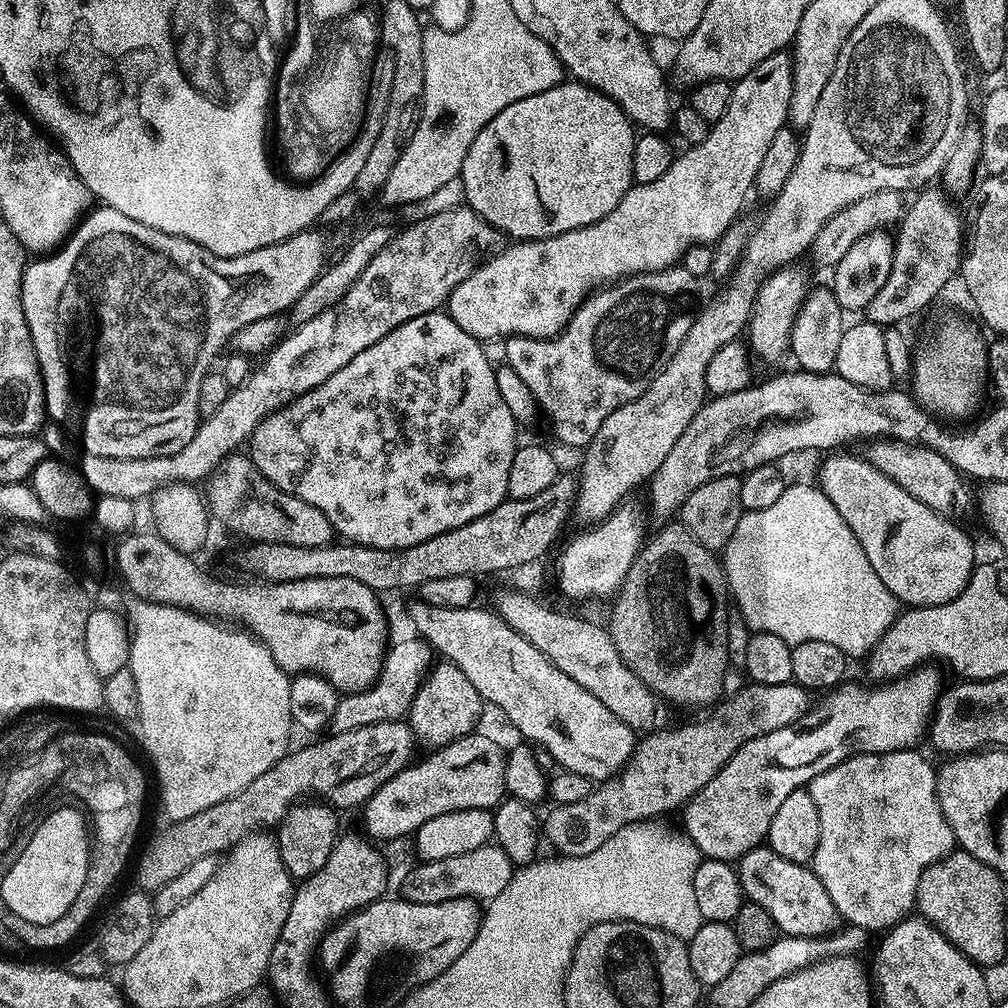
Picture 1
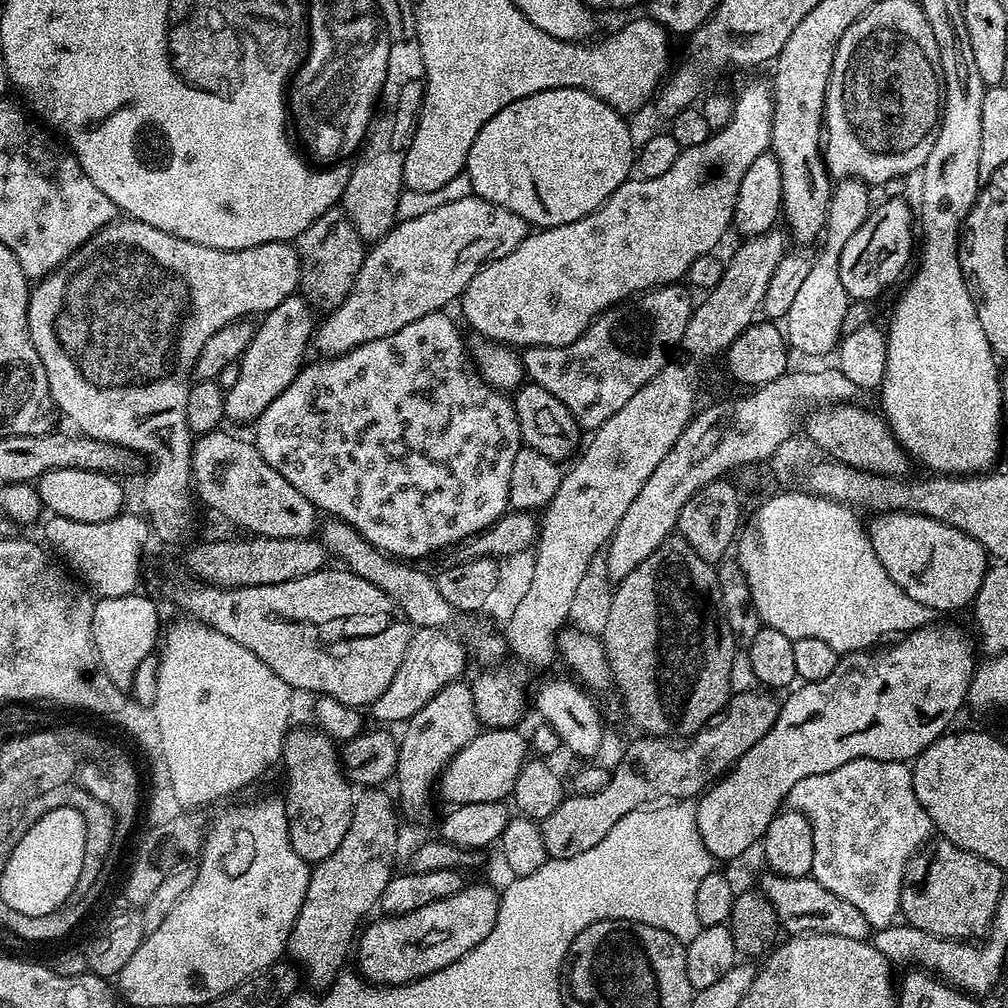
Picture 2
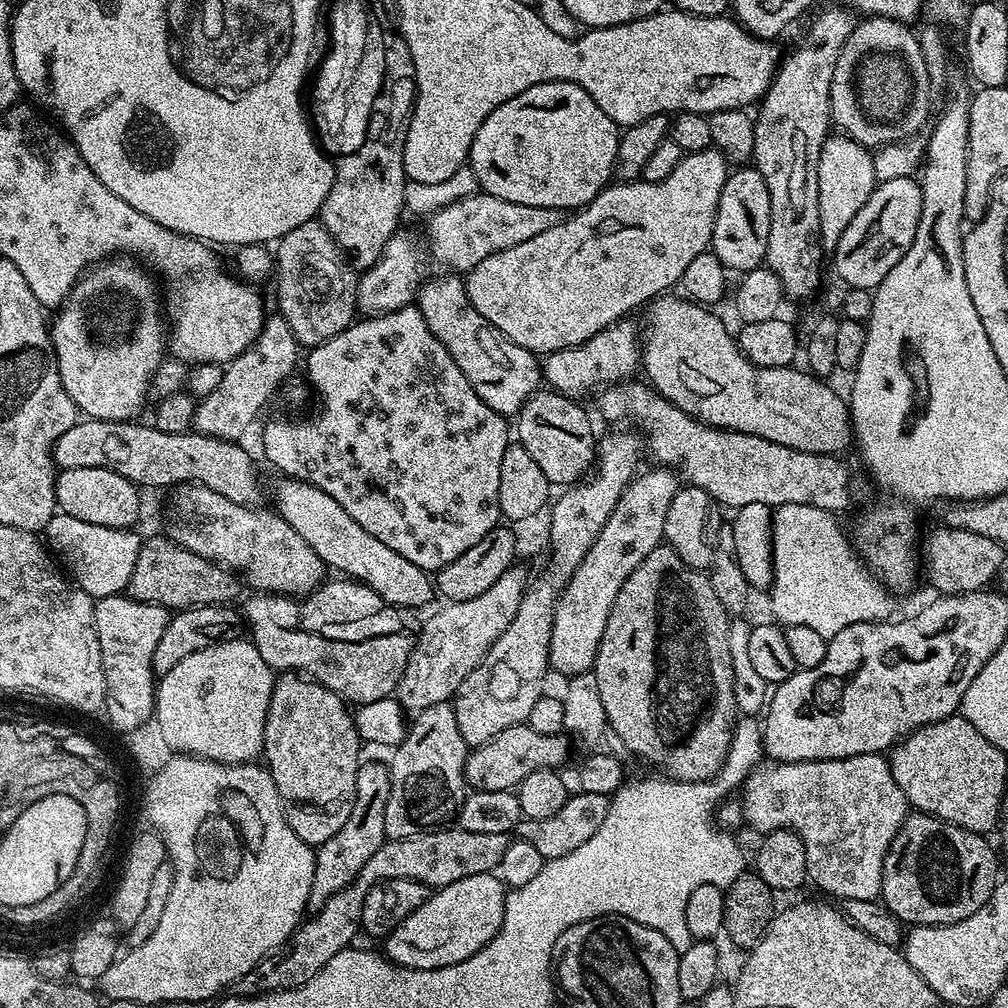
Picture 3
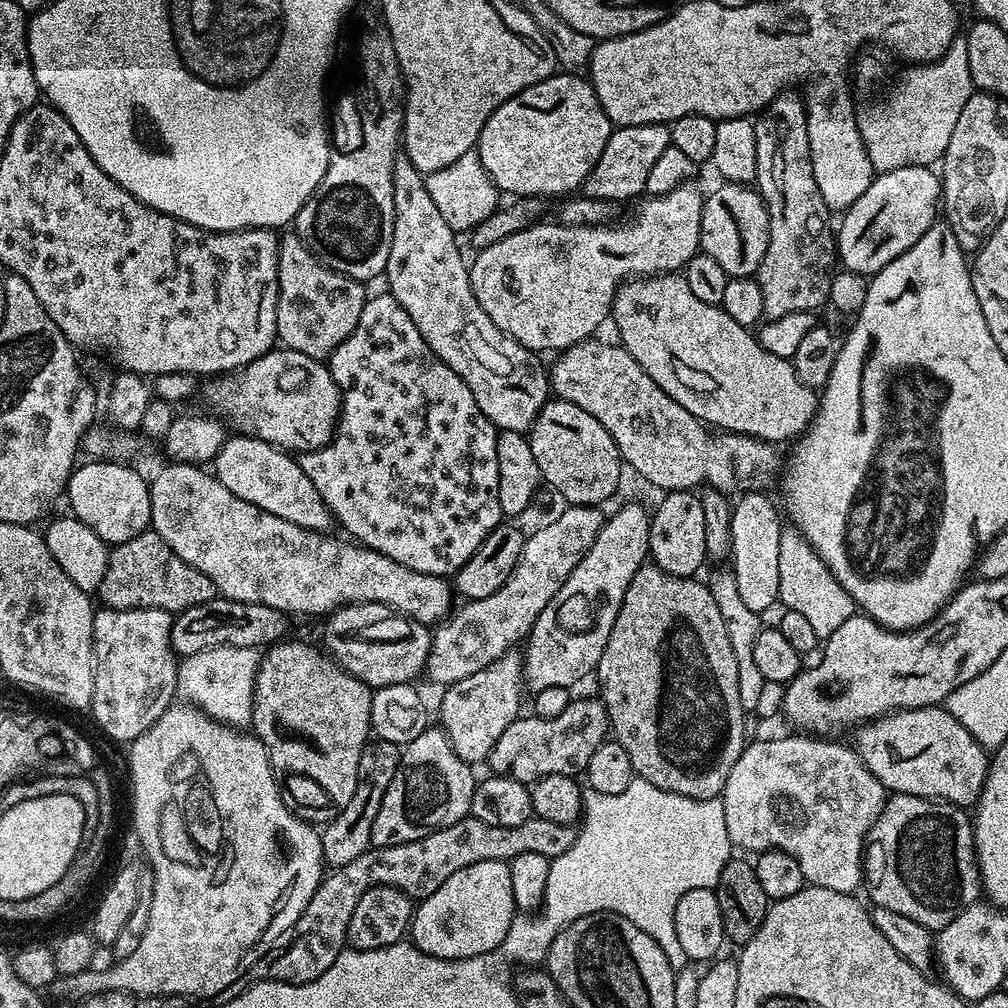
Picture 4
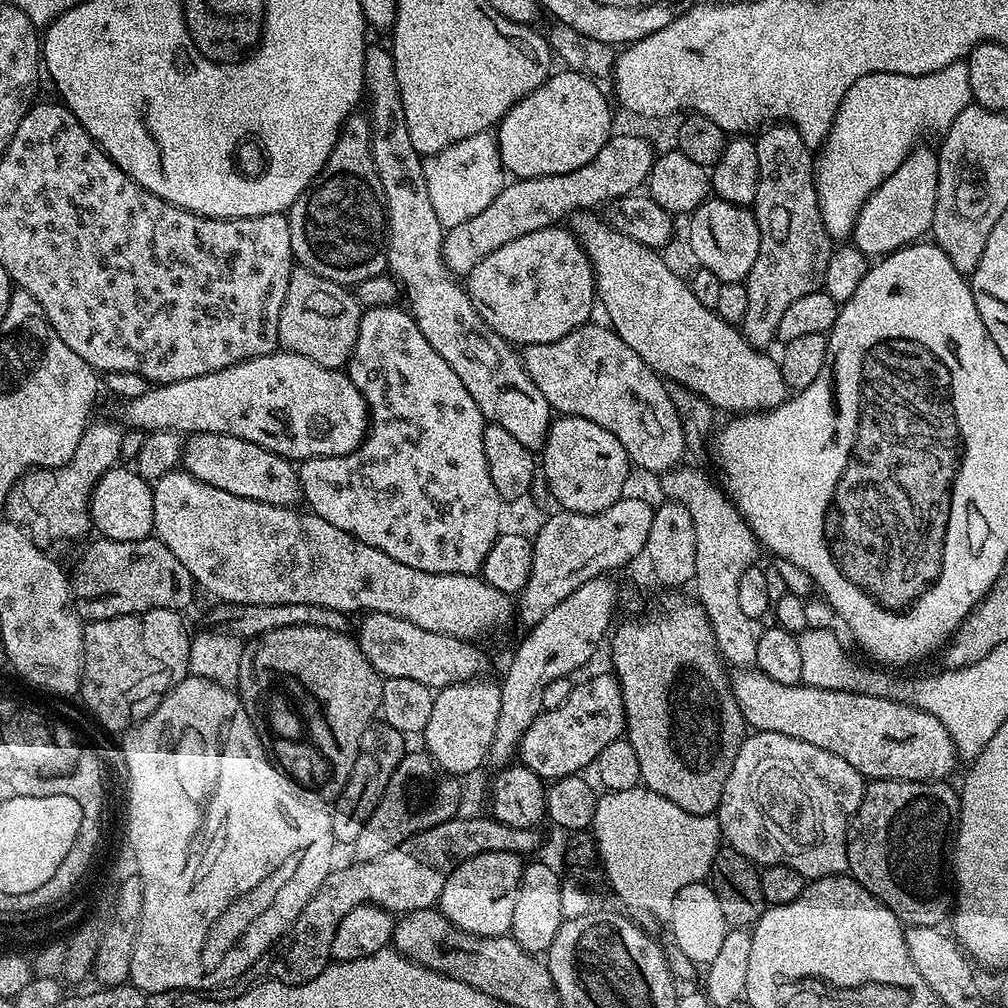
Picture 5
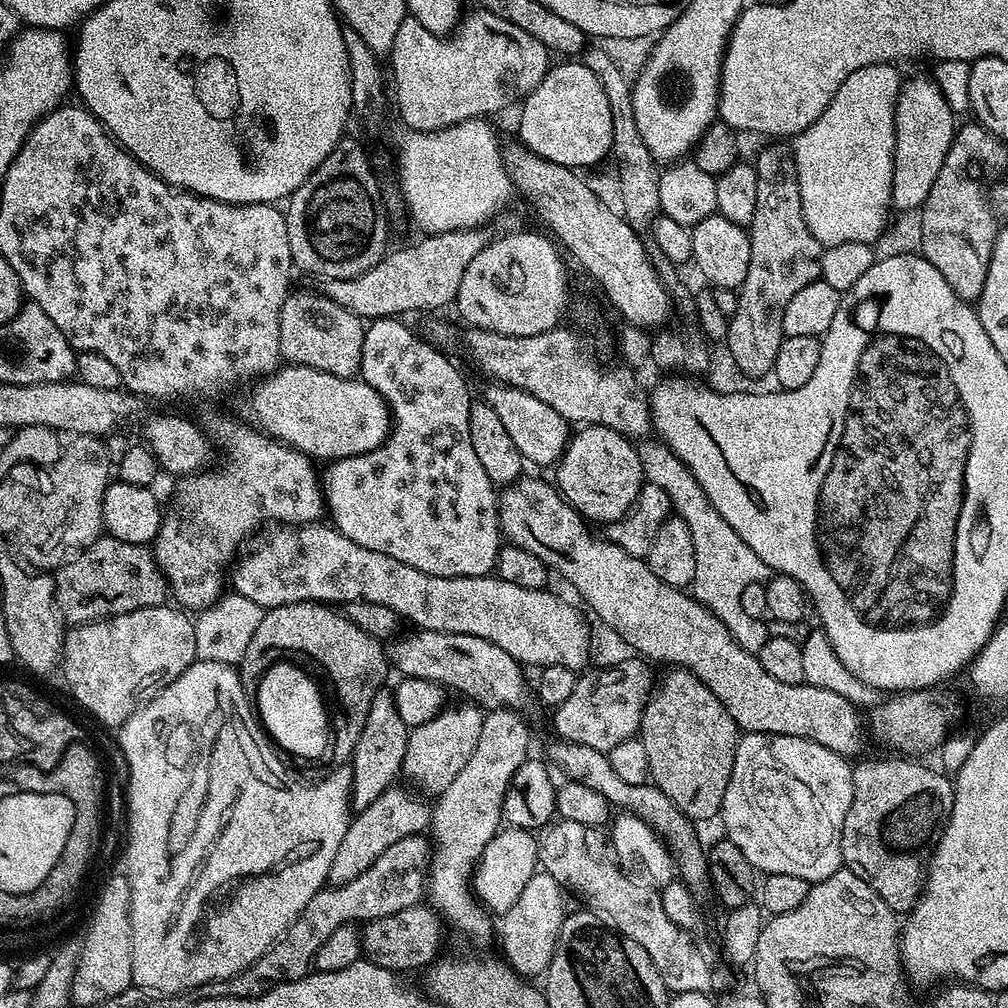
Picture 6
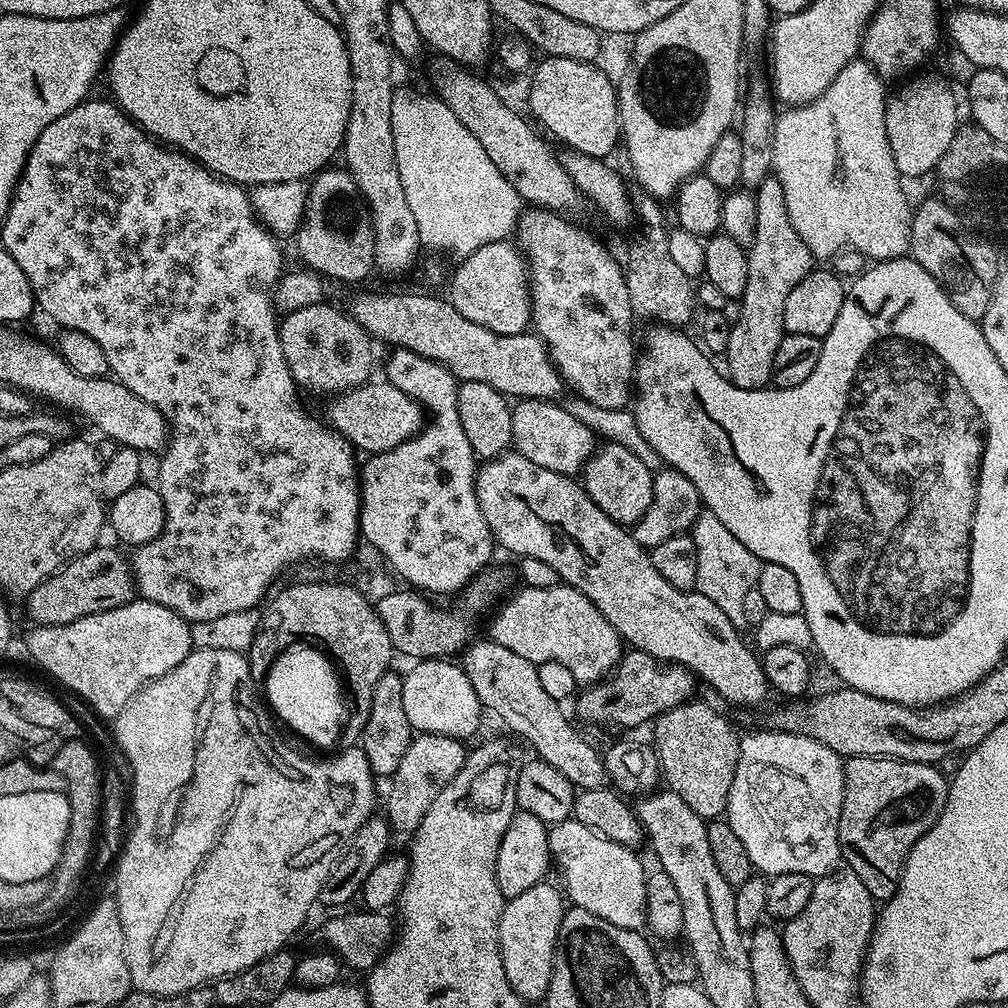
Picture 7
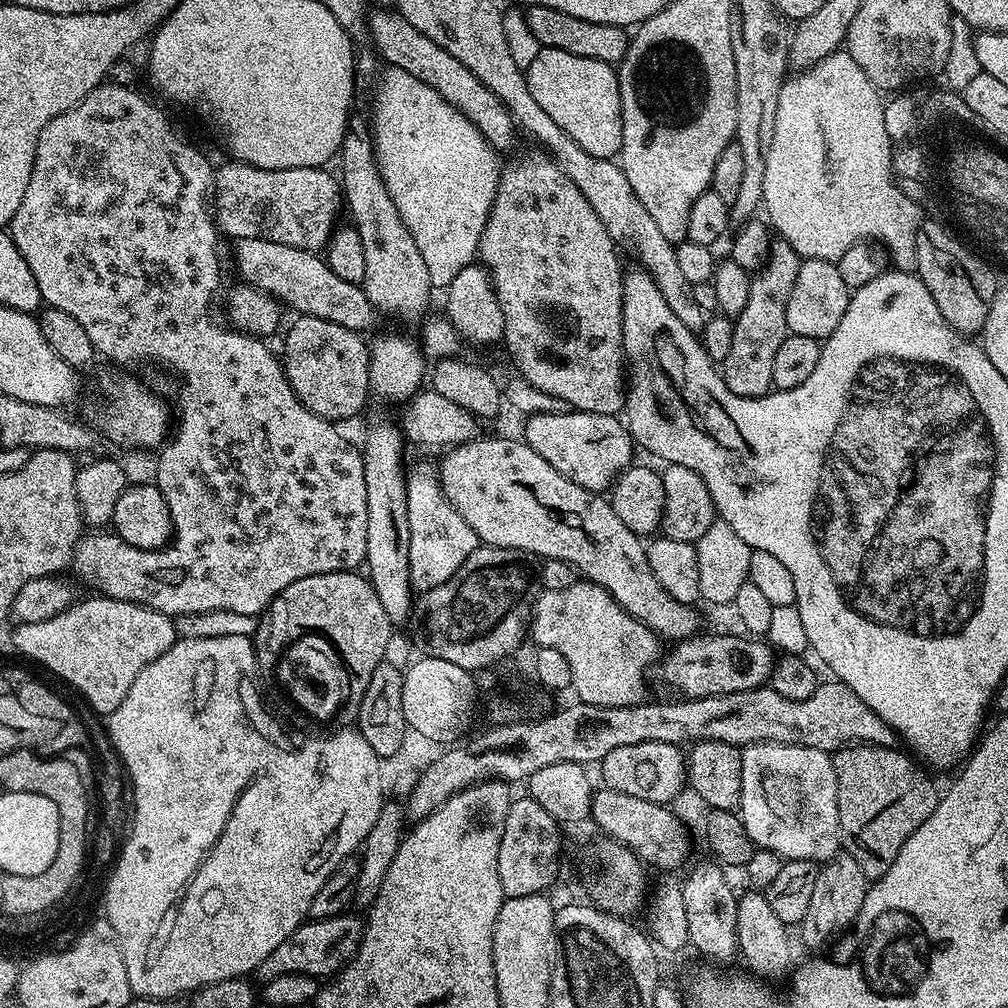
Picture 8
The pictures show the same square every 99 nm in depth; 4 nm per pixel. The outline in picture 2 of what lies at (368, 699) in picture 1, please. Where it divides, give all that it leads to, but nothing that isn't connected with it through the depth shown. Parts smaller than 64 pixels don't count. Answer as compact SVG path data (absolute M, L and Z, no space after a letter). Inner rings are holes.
M417 628L410 638L410 646L406 646L406 654L402 658L402 666L398 666L398 674L394 674L394 682L386 686L382 698L378 698L370 706L370 713L376 720L381 720L381 725L399 725L407 722L442 686L452 684L461 679L465 674L464 667L470 661L469 653L451 636L451 631L442 628Z

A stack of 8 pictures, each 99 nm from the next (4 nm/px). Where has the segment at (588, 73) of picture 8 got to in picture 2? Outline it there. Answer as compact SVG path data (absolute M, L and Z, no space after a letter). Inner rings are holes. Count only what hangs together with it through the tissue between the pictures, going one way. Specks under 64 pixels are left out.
M551 88L518 98L518 102L498 110L478 130L478 138L470 146L466 171L472 191L486 202L518 214L536 230L578 222L603 206L633 175L634 144L632 148L632 132L624 120L607 102L581 88Z

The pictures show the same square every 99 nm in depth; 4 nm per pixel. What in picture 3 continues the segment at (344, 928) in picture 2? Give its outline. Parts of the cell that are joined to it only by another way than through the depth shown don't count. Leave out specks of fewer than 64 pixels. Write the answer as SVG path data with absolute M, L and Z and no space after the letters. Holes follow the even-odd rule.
M365 759L356 772L356 789L354 802L350 810L350 818L342 825L342 830L334 834L322 845L315 849L316 869L314 882L310 886L308 908L315 910L323 906L334 894L356 881L357 874L370 862L374 850L385 842L386 802L390 798L390 768L387 763L379 764L376 760Z

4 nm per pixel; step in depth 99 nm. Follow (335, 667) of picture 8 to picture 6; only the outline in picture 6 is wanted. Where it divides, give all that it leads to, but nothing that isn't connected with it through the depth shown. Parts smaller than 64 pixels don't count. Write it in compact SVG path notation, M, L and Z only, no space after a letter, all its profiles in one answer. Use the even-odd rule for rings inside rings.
M290 647L283 655L296 664L283 659L271 661L255 685L256 692L254 688L254 704L264 731L289 757L292 755L301 756L304 760L337 761L343 726L334 679L330 678L329 671L318 659L305 651Z

